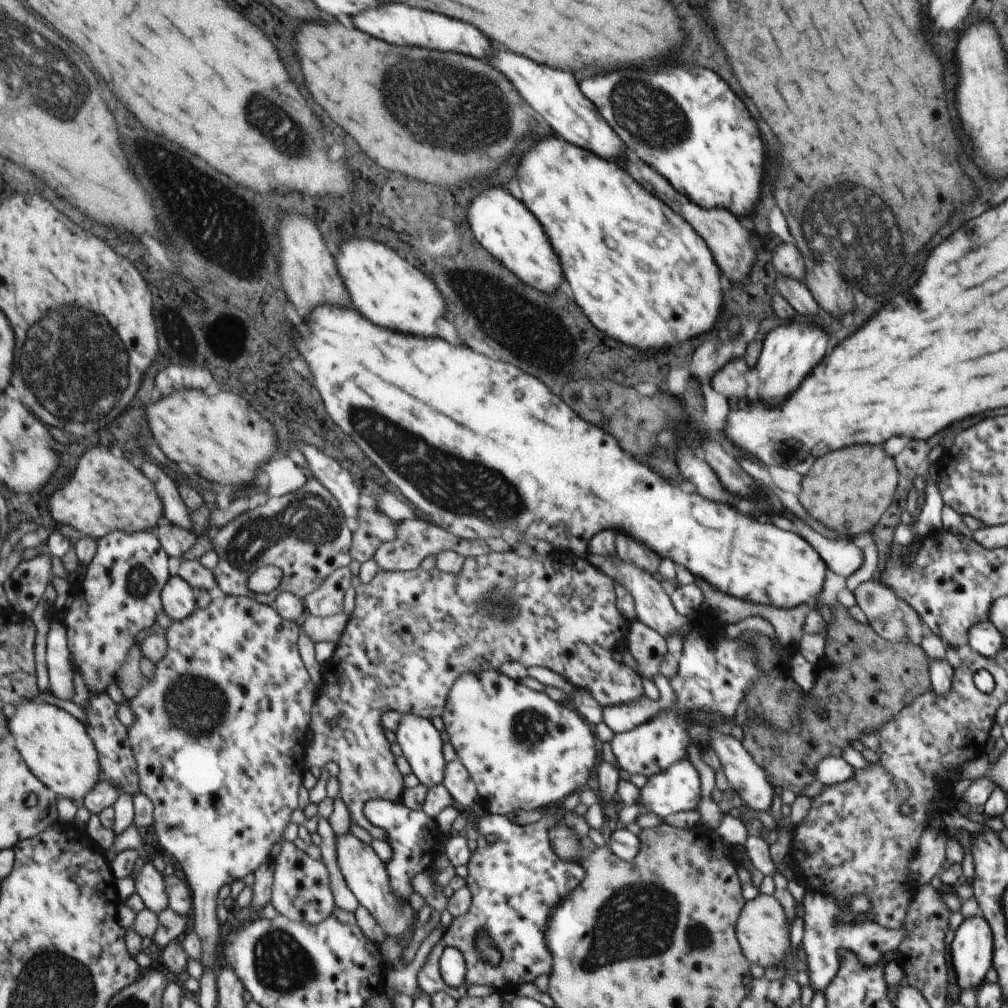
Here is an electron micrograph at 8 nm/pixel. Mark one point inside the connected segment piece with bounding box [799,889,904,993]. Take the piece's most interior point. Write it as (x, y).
(822, 939)

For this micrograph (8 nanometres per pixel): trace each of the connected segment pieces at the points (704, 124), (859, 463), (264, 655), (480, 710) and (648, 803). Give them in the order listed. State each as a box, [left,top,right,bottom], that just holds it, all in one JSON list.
[[578,66,765,218],[799,446,898,538],[129,595,317,973],[442,670,595,815],[635,761,700,817]]

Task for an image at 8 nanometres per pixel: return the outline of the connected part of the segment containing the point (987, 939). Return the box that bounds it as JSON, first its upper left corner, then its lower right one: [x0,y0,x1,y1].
[947,912,993,990]

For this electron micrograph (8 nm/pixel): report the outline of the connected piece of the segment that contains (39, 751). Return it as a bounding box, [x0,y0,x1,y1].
[8,701,102,803]

